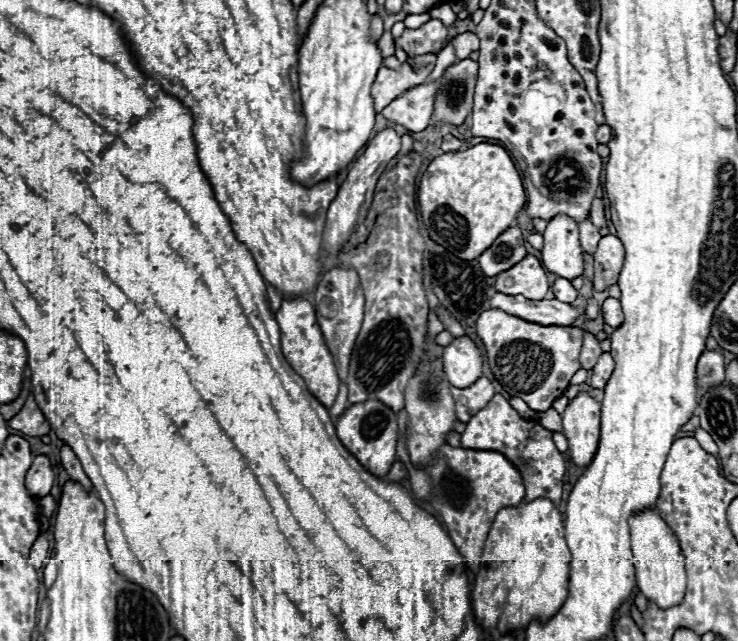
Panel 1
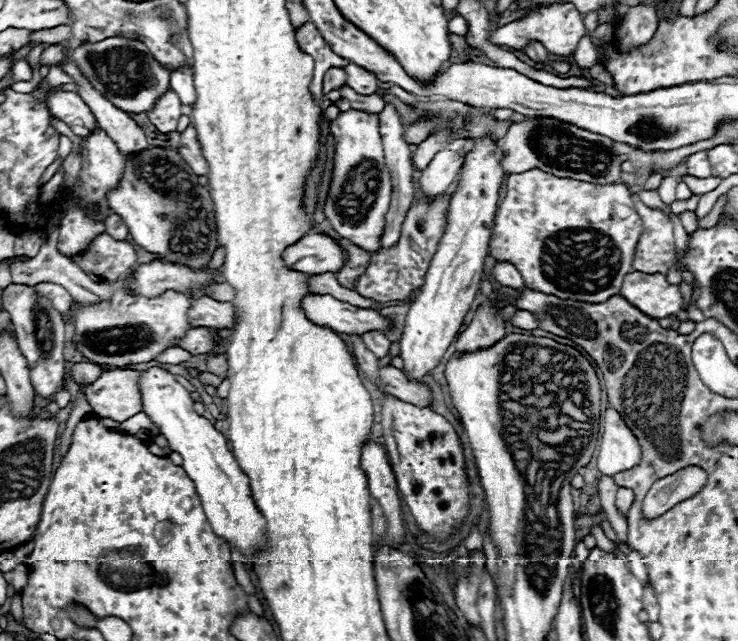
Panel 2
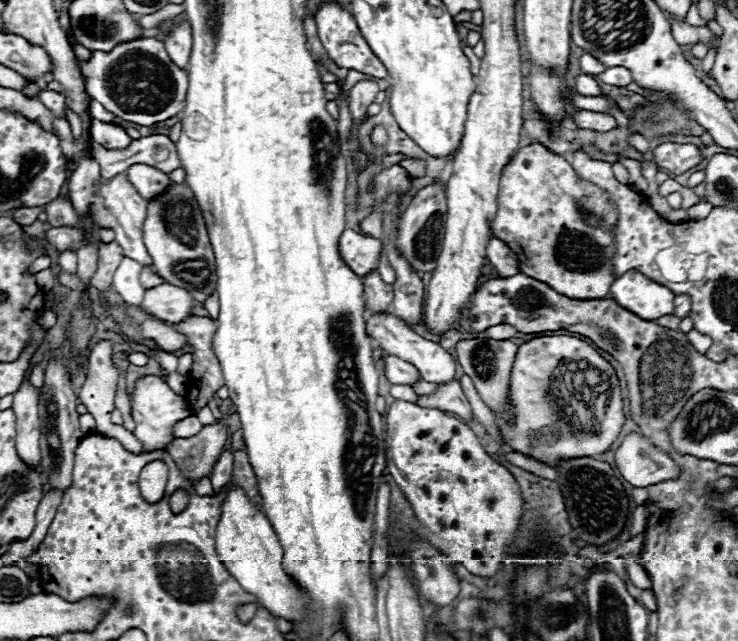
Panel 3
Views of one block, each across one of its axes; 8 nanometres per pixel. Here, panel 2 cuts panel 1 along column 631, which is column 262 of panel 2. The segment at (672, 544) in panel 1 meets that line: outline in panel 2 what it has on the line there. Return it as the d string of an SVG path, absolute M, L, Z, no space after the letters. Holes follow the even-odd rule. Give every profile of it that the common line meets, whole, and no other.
M156 366L142 370L138 376L138 388L142 396L142 412L166 436L170 450L182 456L184 460L182 468L186 470L188 478L194 482L194 488L200 496L204 514L210 520L212 530L220 538L228 540L234 548L238 548L244 558L250 558L254 548L260 548L256 544L264 536L266 522L252 500L248 476L236 464L232 452L228 450L228 442L224 434L218 432L212 422L208 422L206 418L198 416L192 410L194 400L190 392L182 384L178 384L168 370Z

